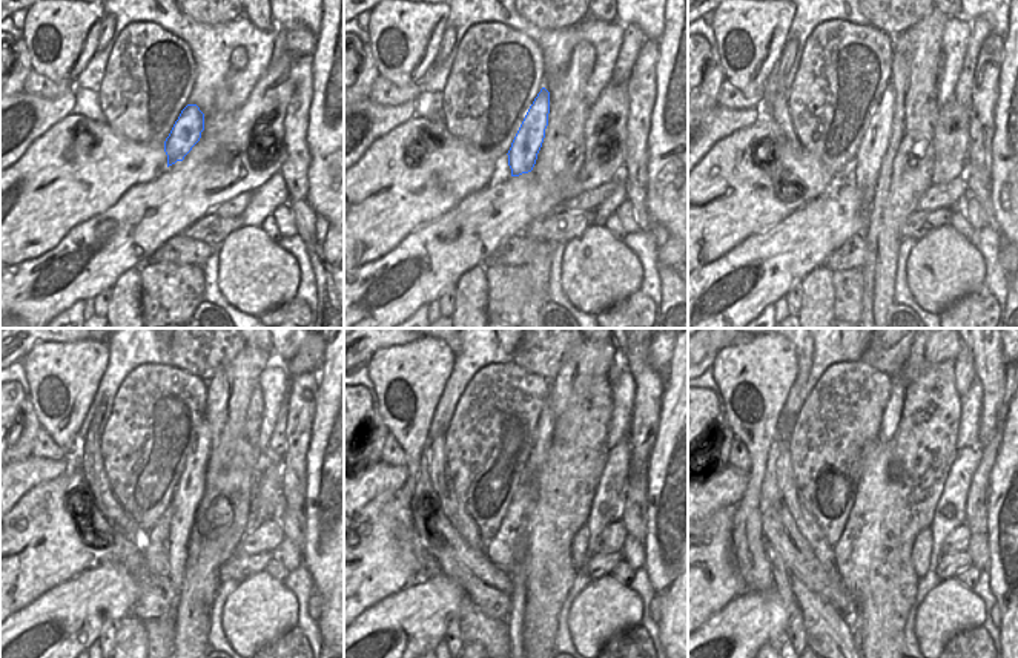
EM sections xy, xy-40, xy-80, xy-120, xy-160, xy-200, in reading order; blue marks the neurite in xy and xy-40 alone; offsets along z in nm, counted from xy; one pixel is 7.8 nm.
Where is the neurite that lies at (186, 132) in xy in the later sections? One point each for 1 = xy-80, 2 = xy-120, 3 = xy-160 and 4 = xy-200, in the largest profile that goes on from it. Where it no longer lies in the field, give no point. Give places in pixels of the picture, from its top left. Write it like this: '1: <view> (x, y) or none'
1: xy-80 (868, 161)
2: xy-120 (188, 494)
3: xy-160 (545, 425)
4: xy-200 (891, 417)

